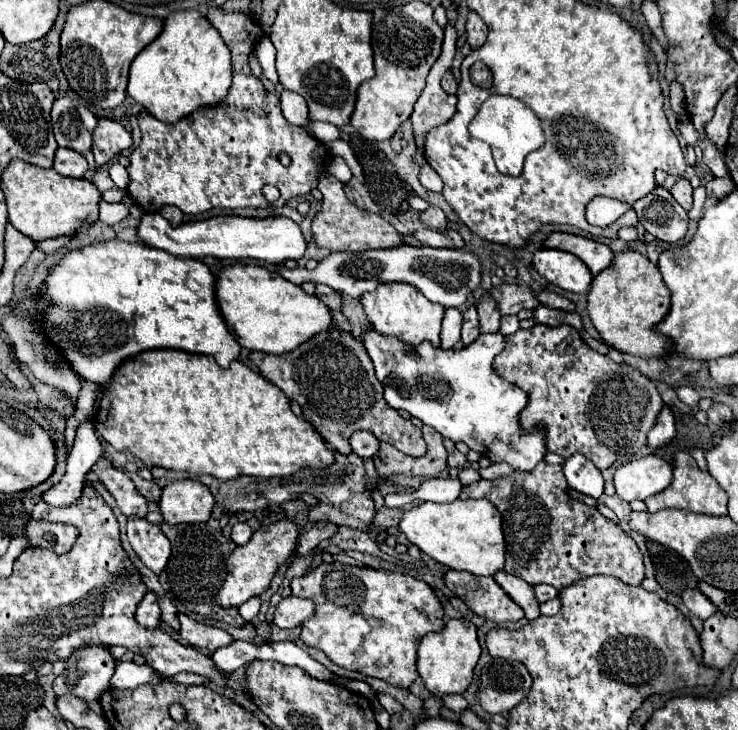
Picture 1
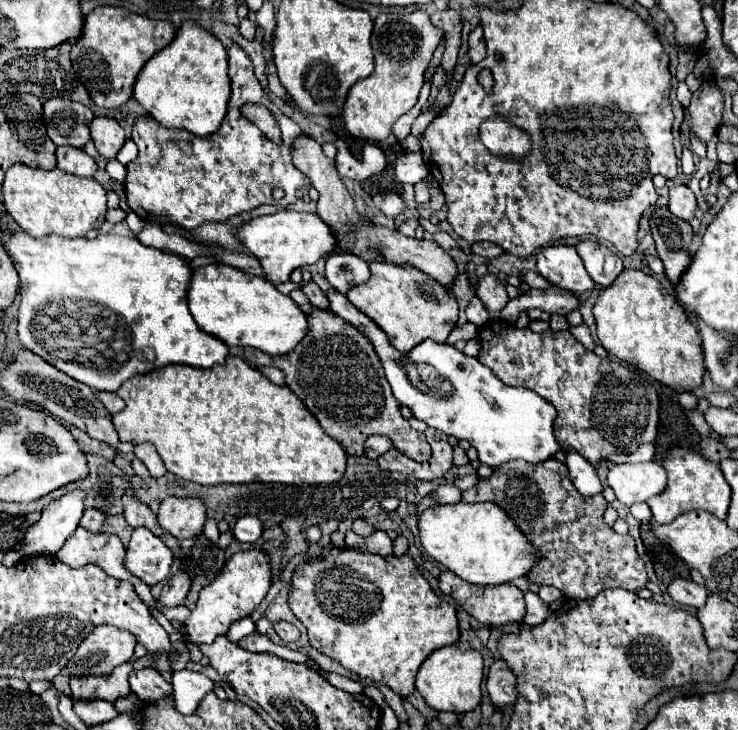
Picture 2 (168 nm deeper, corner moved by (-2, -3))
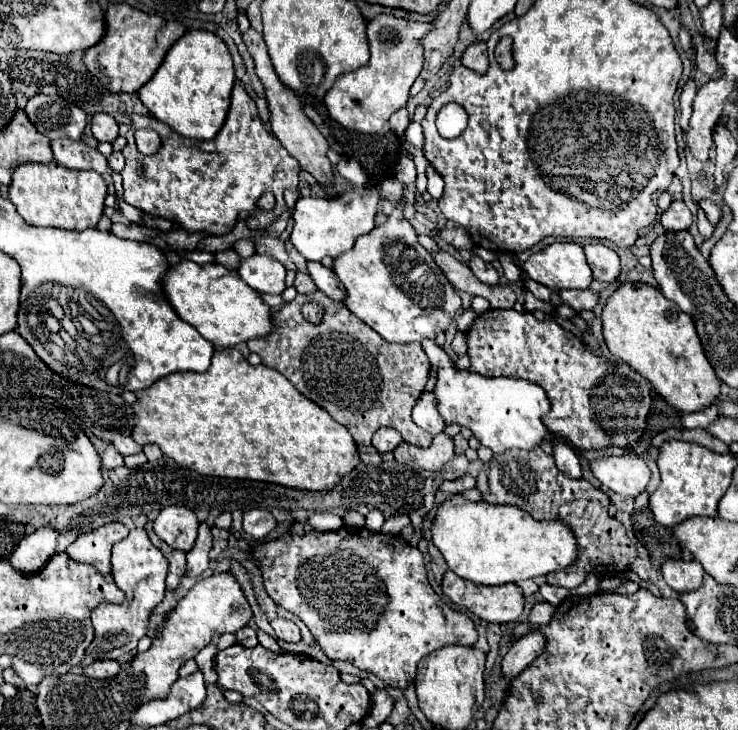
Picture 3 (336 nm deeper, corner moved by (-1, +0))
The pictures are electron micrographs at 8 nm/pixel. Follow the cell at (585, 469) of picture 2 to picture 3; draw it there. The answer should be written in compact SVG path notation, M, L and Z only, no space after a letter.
M564 442L552 444L552 456L554 456L554 460L556 460L556 468L558 468L562 474L572 476L572 478L580 478L580 476L582 476L578 456L574 454L574 450L572 450L568 444L564 444Z

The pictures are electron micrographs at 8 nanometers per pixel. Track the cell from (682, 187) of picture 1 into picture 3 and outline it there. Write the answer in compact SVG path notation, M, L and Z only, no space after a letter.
M674 200L672 206L660 218L666 230L688 230L692 226L692 214L682 200Z

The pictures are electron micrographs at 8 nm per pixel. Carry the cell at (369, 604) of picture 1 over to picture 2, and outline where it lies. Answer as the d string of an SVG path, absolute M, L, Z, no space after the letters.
M331 549L325 559L313 559L297 567L291 581L289 605L295 617L307 627L313 649L335 659L359 677L391 687L399 697L409 697L413 693L415 675L427 655L455 643L459 637L455 607L433 593L429 581L407 555L379 557L349 549Z

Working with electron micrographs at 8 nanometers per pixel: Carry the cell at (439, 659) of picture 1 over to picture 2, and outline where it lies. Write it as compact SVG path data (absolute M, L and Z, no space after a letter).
M453 643L433 651L419 667L415 687L423 695L429 707L437 711L457 711L467 713L481 701L481 679L483 679L483 657L479 651L465 647L463 643Z

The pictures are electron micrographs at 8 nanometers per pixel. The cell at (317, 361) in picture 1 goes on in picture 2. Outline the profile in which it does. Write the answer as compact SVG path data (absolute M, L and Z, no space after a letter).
M313 309L313 313L307 315L307 321L309 333L291 353L273 357L247 347L247 363L257 369L281 369L287 387L317 417L323 431L343 445L347 455L363 455L363 443L369 435L385 435L403 455L415 461L427 461L431 457L431 447L425 435L415 431L409 421L401 417L399 403L391 393L373 345L351 323L337 317L329 309Z

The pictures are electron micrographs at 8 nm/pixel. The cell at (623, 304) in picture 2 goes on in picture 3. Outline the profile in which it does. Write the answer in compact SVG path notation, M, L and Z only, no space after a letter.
M622 284L602 312L608 350L650 380L654 390L678 412L698 412L718 402L720 380L702 352L694 322L654 286Z

